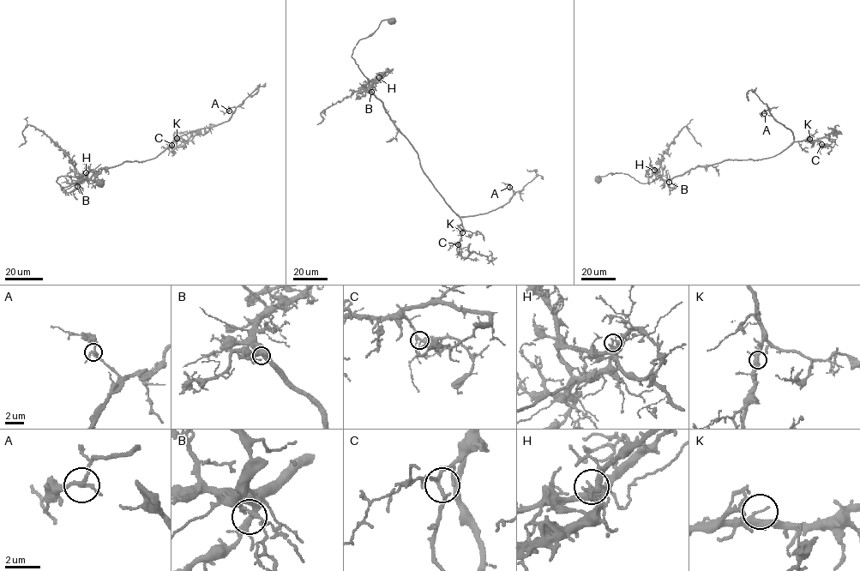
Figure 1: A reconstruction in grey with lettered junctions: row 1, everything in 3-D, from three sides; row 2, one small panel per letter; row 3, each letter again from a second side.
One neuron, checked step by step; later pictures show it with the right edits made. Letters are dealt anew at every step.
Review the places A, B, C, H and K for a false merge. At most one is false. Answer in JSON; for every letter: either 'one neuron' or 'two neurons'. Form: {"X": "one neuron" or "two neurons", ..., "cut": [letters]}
{"A": "one neuron", "B": "one neuron", "C": "one neuron", "H": "two neurons", "K": "one neuron", "cut": ["H"]}

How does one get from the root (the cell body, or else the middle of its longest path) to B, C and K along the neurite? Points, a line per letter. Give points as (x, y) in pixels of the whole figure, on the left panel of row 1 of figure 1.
B: (100, 183), (81, 176), (62, 176), (57, 180), (63, 187), (78, 180), (77, 186)
C: (100, 183), (81, 176), (57, 180), (63, 187), (79, 184), (100, 169), (153, 159), (171, 145)
K: (100, 183), (81, 176), (57, 180), (63, 187), (79, 184), (100, 169), (153, 159), (177, 138)

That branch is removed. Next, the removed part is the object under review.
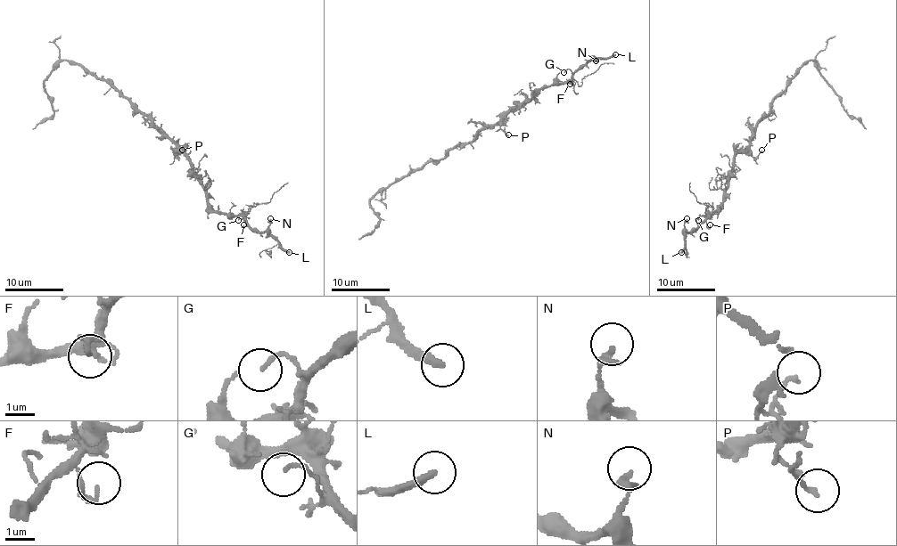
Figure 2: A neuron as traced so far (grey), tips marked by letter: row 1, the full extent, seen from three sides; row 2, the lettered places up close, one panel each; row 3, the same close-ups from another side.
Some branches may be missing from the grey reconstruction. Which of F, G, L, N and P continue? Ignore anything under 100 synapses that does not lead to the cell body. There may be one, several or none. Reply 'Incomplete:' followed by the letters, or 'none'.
Incomplete: L

